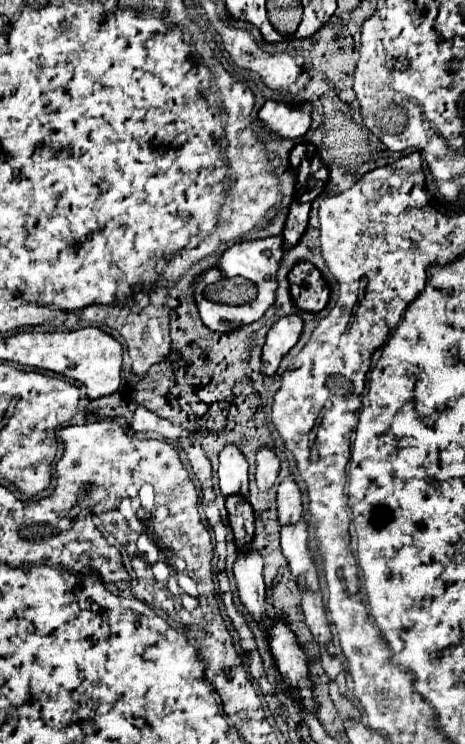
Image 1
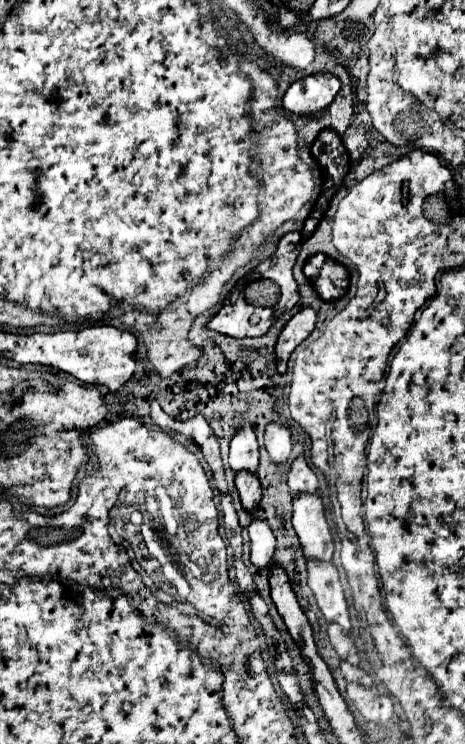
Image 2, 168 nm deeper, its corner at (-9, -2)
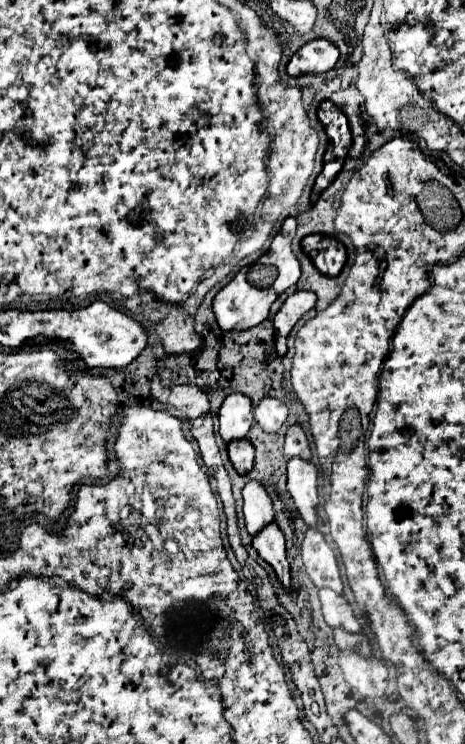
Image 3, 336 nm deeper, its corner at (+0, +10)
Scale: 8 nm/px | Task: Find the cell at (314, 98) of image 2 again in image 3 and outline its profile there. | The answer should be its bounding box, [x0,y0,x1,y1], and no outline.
[287,38,339,74]

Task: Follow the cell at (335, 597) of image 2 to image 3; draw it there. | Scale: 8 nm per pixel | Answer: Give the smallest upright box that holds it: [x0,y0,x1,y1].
[301,528,343,592]

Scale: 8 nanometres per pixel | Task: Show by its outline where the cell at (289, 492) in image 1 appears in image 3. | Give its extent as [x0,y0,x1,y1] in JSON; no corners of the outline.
[285,424,311,460]

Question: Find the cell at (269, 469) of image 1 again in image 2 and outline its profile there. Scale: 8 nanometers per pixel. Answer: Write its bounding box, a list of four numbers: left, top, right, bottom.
[266,422,292,464]

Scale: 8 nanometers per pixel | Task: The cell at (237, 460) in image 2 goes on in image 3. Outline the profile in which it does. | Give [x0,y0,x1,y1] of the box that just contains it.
[219,392,253,442]

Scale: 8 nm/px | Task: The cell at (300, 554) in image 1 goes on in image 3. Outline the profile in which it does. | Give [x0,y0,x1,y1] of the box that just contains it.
[287,458,317,528]

